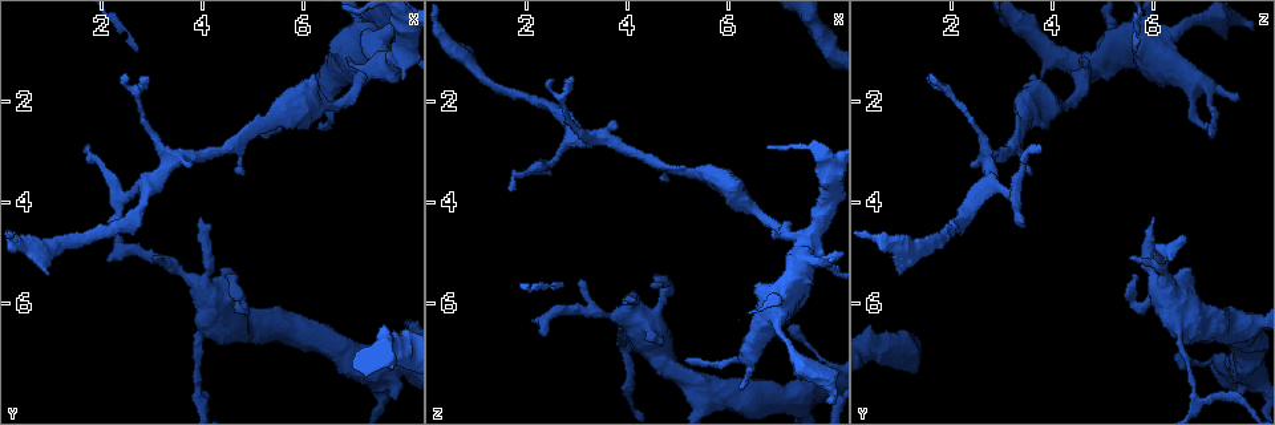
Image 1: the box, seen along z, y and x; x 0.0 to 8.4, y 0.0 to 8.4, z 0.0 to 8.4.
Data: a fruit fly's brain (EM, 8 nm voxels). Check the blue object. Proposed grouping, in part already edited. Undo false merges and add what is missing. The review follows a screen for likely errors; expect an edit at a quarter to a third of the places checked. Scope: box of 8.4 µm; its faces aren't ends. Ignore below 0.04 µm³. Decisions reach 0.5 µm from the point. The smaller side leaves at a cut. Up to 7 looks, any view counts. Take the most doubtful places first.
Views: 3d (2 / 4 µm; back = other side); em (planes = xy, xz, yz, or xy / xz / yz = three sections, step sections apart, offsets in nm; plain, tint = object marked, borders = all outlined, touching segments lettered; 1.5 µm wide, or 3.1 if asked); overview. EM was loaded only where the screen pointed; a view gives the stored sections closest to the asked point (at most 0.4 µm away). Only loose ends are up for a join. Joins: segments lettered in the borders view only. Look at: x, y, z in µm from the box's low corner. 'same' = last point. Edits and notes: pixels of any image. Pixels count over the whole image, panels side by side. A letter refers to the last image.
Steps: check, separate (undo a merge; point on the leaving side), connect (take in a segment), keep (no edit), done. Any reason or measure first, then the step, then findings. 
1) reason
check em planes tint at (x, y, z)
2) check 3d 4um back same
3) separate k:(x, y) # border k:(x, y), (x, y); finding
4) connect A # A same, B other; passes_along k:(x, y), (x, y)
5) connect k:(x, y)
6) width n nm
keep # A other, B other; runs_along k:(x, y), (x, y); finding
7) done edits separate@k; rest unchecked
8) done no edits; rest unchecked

free end
check em yz step 4 tint at (2.25, 4.75, 6.60)

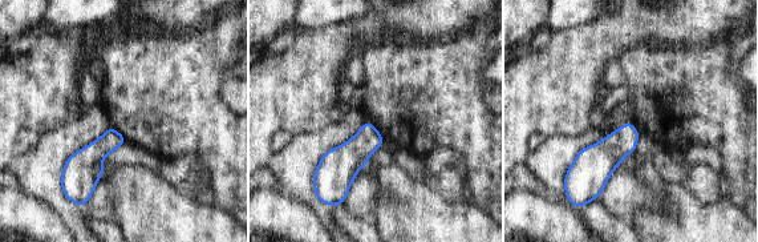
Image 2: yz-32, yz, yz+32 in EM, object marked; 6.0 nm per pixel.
see the neighbours
check em yz step 4 borders same

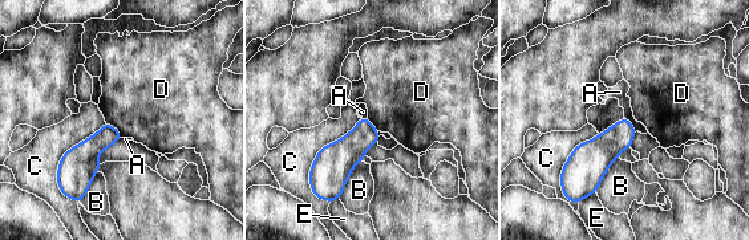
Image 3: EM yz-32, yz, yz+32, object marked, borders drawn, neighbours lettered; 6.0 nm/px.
keep # A other, B other, C other, D other, E other; border 3:(105, 121), (122, 137); none of them fits

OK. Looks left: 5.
free end
check 3d 2um back at (6.30, 2.00, 7.70)

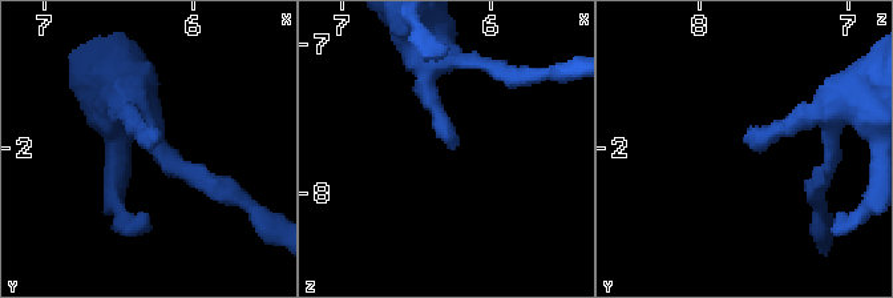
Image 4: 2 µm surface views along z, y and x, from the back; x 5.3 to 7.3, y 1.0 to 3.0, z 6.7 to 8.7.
check em xy step 8 tint at (6.24, 1.92, 7.70)

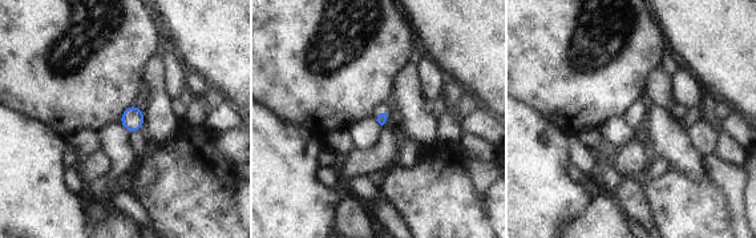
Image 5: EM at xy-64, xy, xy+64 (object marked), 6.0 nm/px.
cut it another way
check em planes borders same

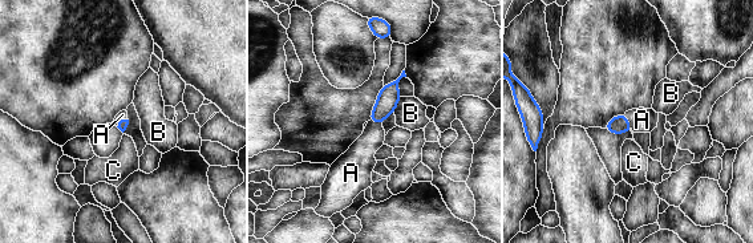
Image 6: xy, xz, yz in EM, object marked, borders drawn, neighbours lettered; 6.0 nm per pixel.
connect A # A same, B other, C other; the neuron continues

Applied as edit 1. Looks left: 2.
done edits connect@6; rest unchecked

